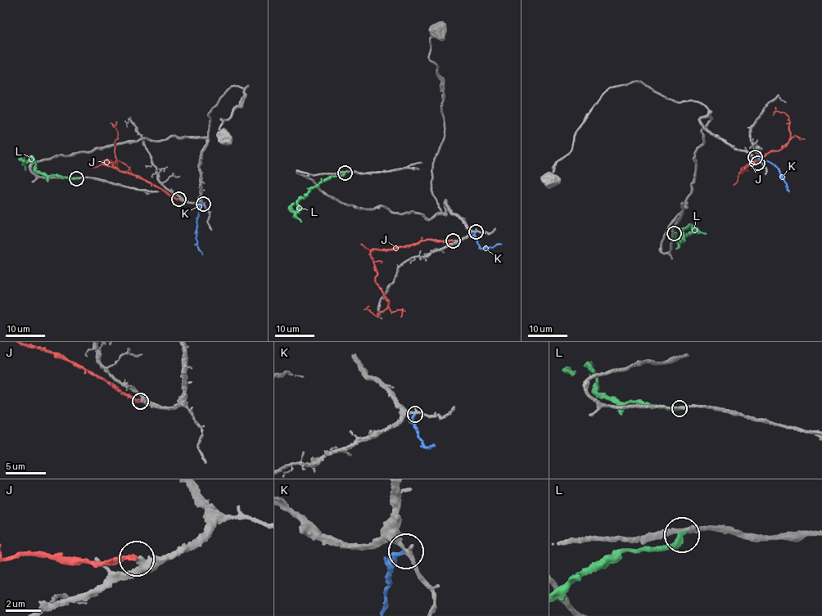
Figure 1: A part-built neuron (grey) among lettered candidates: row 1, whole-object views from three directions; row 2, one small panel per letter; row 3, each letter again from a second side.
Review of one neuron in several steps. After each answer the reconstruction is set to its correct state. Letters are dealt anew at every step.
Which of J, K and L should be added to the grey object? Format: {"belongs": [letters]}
{"belongs": ["J"]}

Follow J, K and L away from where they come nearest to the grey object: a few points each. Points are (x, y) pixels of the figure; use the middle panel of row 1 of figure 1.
J: (453, 240), (421, 240), (389, 249), (374, 249), (370, 252), (375, 280), (389, 303), (377, 317), (369, 306)
K: (476, 231), (476, 244), (481, 248), (491, 248), (501, 244)
L: (344, 173), (342, 175), (329, 176), (298, 201), (295, 218), (301, 222)

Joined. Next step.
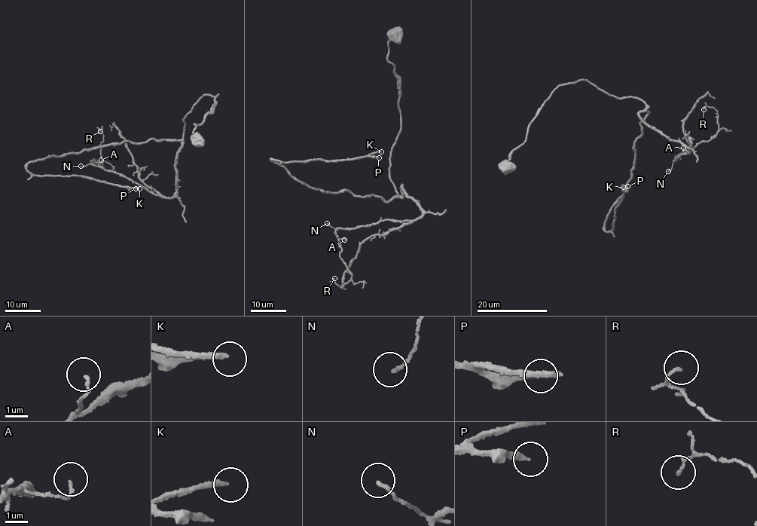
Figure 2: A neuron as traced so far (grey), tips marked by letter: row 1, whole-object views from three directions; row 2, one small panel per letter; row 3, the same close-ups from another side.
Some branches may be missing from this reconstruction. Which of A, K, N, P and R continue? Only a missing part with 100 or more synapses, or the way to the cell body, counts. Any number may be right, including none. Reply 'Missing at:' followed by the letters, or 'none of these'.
Missing at: K, P

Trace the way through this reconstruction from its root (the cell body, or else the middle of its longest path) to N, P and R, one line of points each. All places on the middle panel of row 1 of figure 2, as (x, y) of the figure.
N: (394, 35), (387, 58), (398, 80), (401, 123), (389, 178), (422, 214), (352, 228), (327, 223)
P: (394, 35), (387, 58), (401, 123), (389, 173), (400, 196), (324, 191), (271, 160), (379, 157)
R: (394, 35), (387, 58), (401, 123), (389, 178), (422, 214), (339, 227), (352, 276), (342, 288), (334, 278)

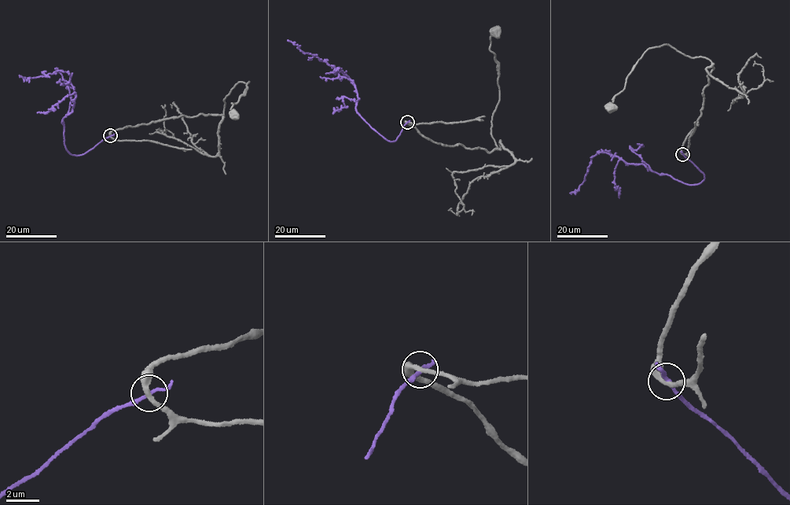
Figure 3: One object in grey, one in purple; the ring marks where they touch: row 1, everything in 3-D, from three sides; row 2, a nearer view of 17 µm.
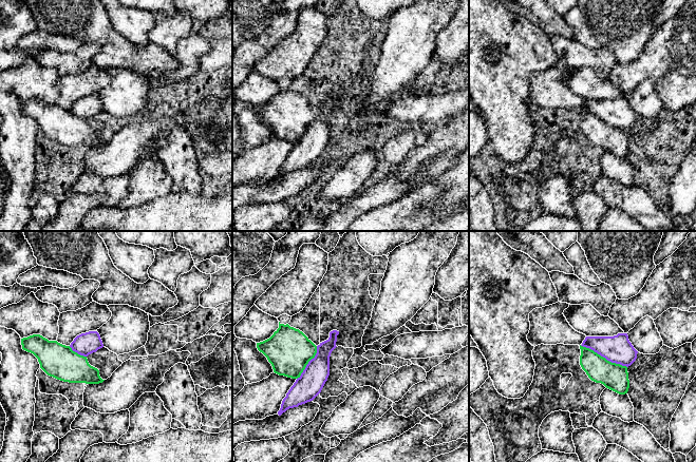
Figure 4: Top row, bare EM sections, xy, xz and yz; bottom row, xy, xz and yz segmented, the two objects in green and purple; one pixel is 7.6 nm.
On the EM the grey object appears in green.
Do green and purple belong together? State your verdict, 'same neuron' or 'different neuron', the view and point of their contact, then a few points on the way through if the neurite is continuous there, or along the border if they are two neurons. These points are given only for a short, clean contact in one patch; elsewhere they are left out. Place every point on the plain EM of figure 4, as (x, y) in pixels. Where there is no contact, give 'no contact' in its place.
different neuron; meets green in yz at (602, 120); border along yz (580, 109), (590, 112), (607, 123), (626, 131)

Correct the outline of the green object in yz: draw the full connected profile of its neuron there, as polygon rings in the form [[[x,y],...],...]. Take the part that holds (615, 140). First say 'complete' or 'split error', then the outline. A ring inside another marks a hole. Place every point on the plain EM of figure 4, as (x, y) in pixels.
complete; [[[580,109],[580,129],[588,141],[606,152],[625,158],[629,152],[627,131],[612,127],[594,114]]]

